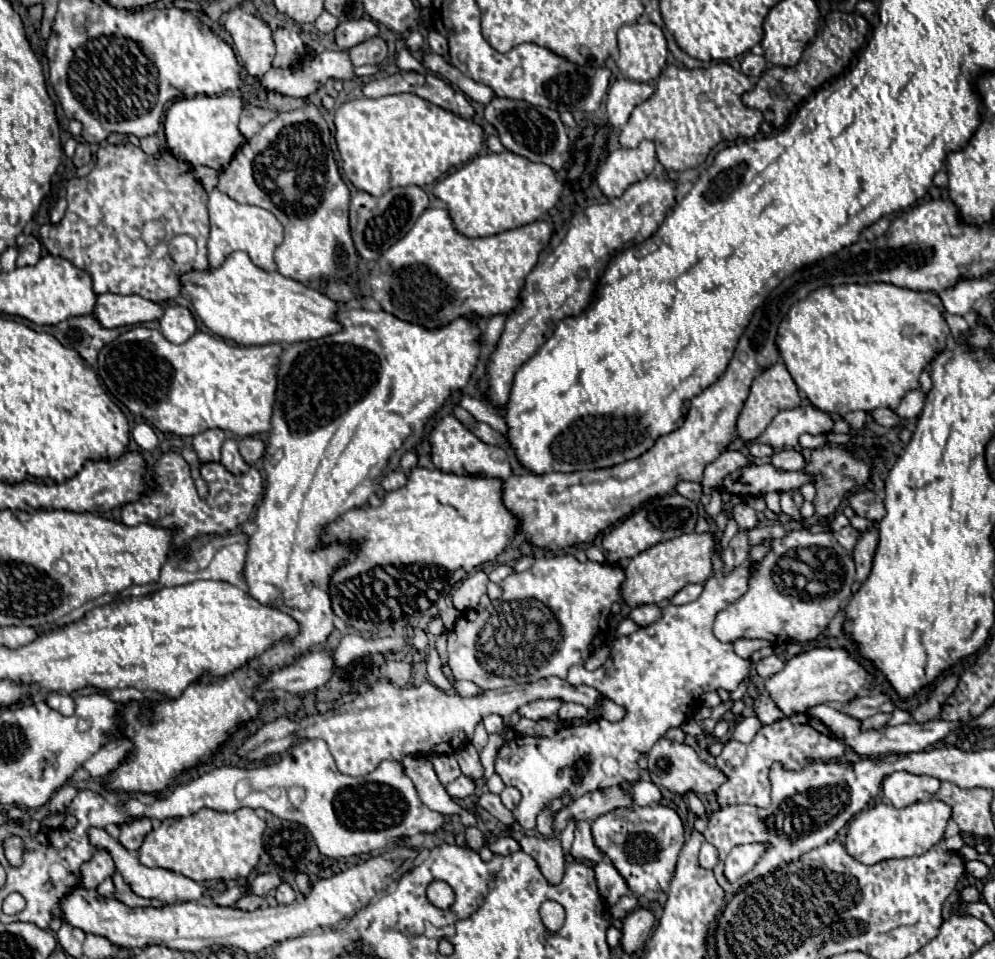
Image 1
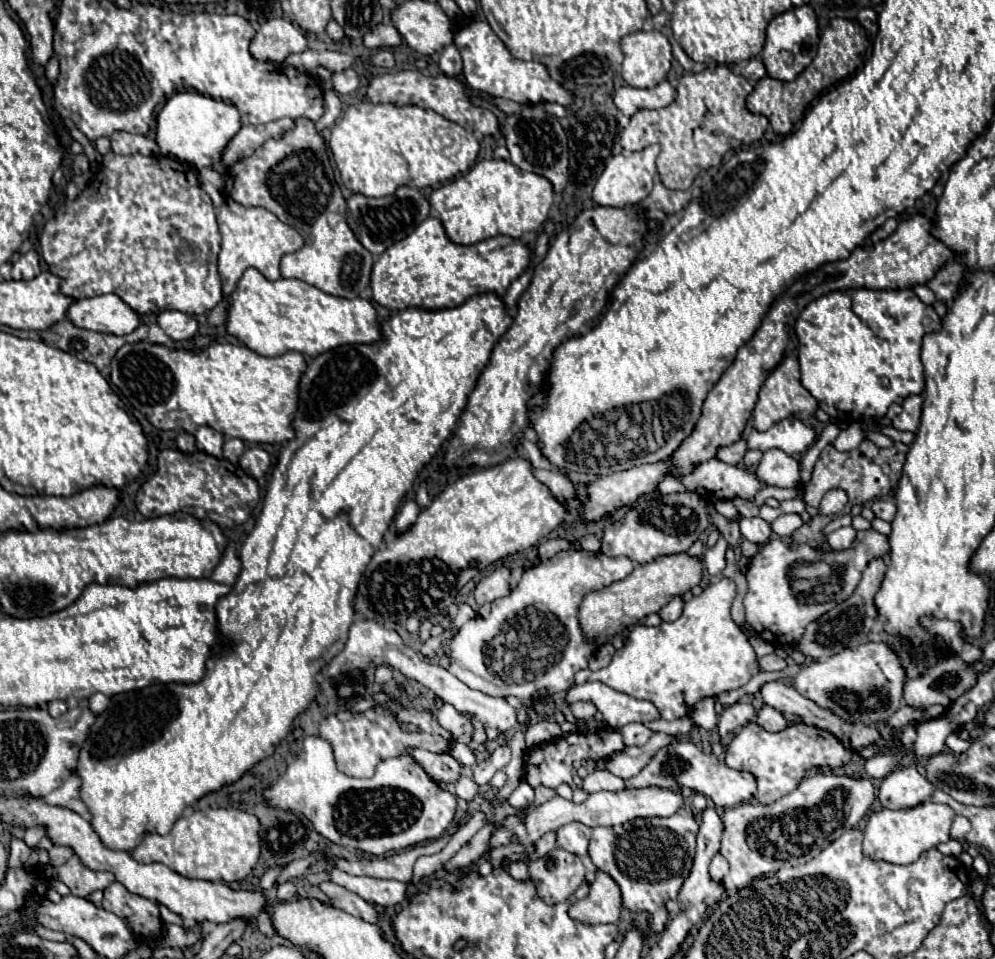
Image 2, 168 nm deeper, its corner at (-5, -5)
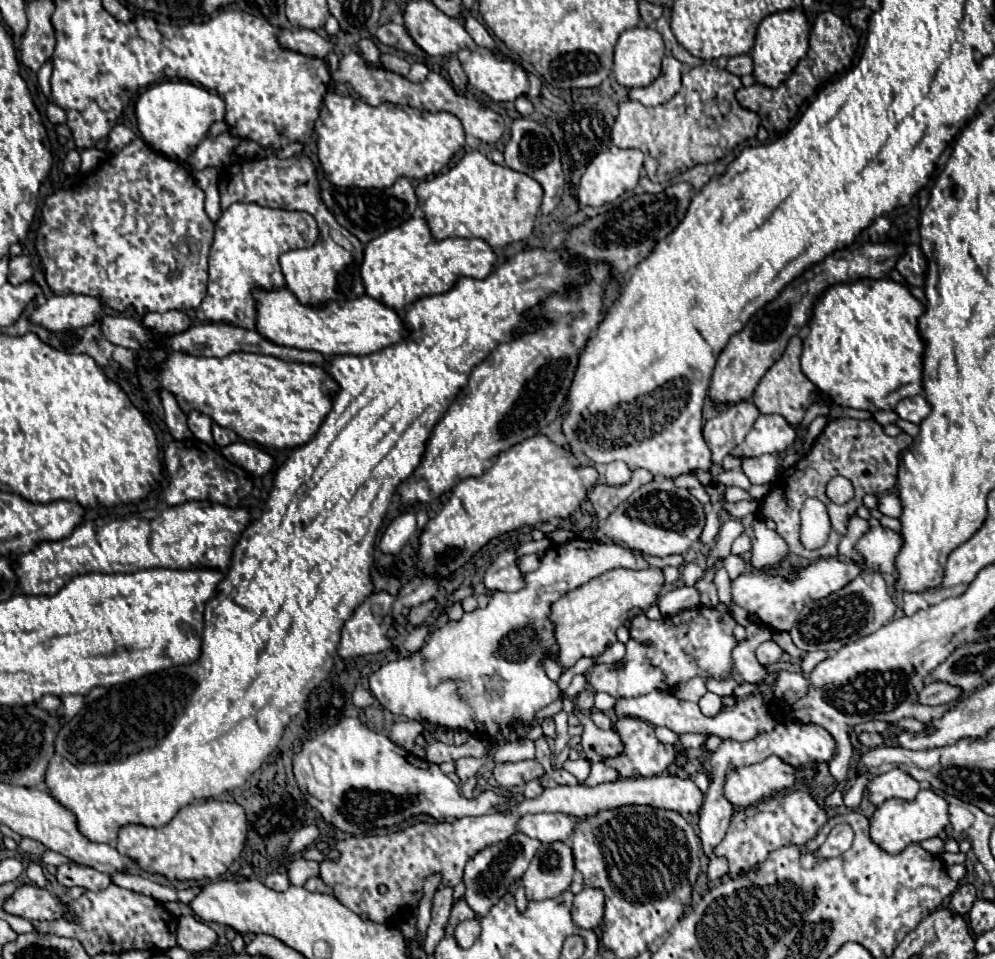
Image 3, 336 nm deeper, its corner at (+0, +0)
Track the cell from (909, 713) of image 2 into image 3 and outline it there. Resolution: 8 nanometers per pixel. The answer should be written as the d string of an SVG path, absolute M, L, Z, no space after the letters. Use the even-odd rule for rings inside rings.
M928 682L924 686L924 690L920 692L918 700L922 704L930 704L930 706L936 706L936 704L950 704L954 700L958 700L962 696L962 688L958 686L952 686L948 682Z

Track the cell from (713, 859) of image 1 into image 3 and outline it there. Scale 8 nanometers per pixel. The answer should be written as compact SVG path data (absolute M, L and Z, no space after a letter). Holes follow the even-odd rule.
M712 858L706 874L710 880L720 880L724 874L728 874L728 860L726 858Z

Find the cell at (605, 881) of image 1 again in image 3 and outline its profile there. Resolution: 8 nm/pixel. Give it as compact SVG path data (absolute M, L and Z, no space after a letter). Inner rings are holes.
M584 888L574 896L572 920L578 928L598 930L602 924L602 892L598 888Z

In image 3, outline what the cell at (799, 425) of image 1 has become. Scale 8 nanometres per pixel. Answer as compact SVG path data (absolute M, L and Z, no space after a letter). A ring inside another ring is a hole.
M761 414L746 440L742 442L742 456L762 456L762 454L780 454L788 450L796 440L796 432L786 420L778 414Z

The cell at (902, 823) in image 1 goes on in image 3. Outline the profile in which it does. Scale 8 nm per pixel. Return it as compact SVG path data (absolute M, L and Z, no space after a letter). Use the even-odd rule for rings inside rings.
M920 790L916 798L910 802L892 798L892 800L886 800L882 806L878 806L872 816L870 836L886 852L898 854L912 842L922 842L926 838L938 836L946 826L948 826L948 802L932 790Z

